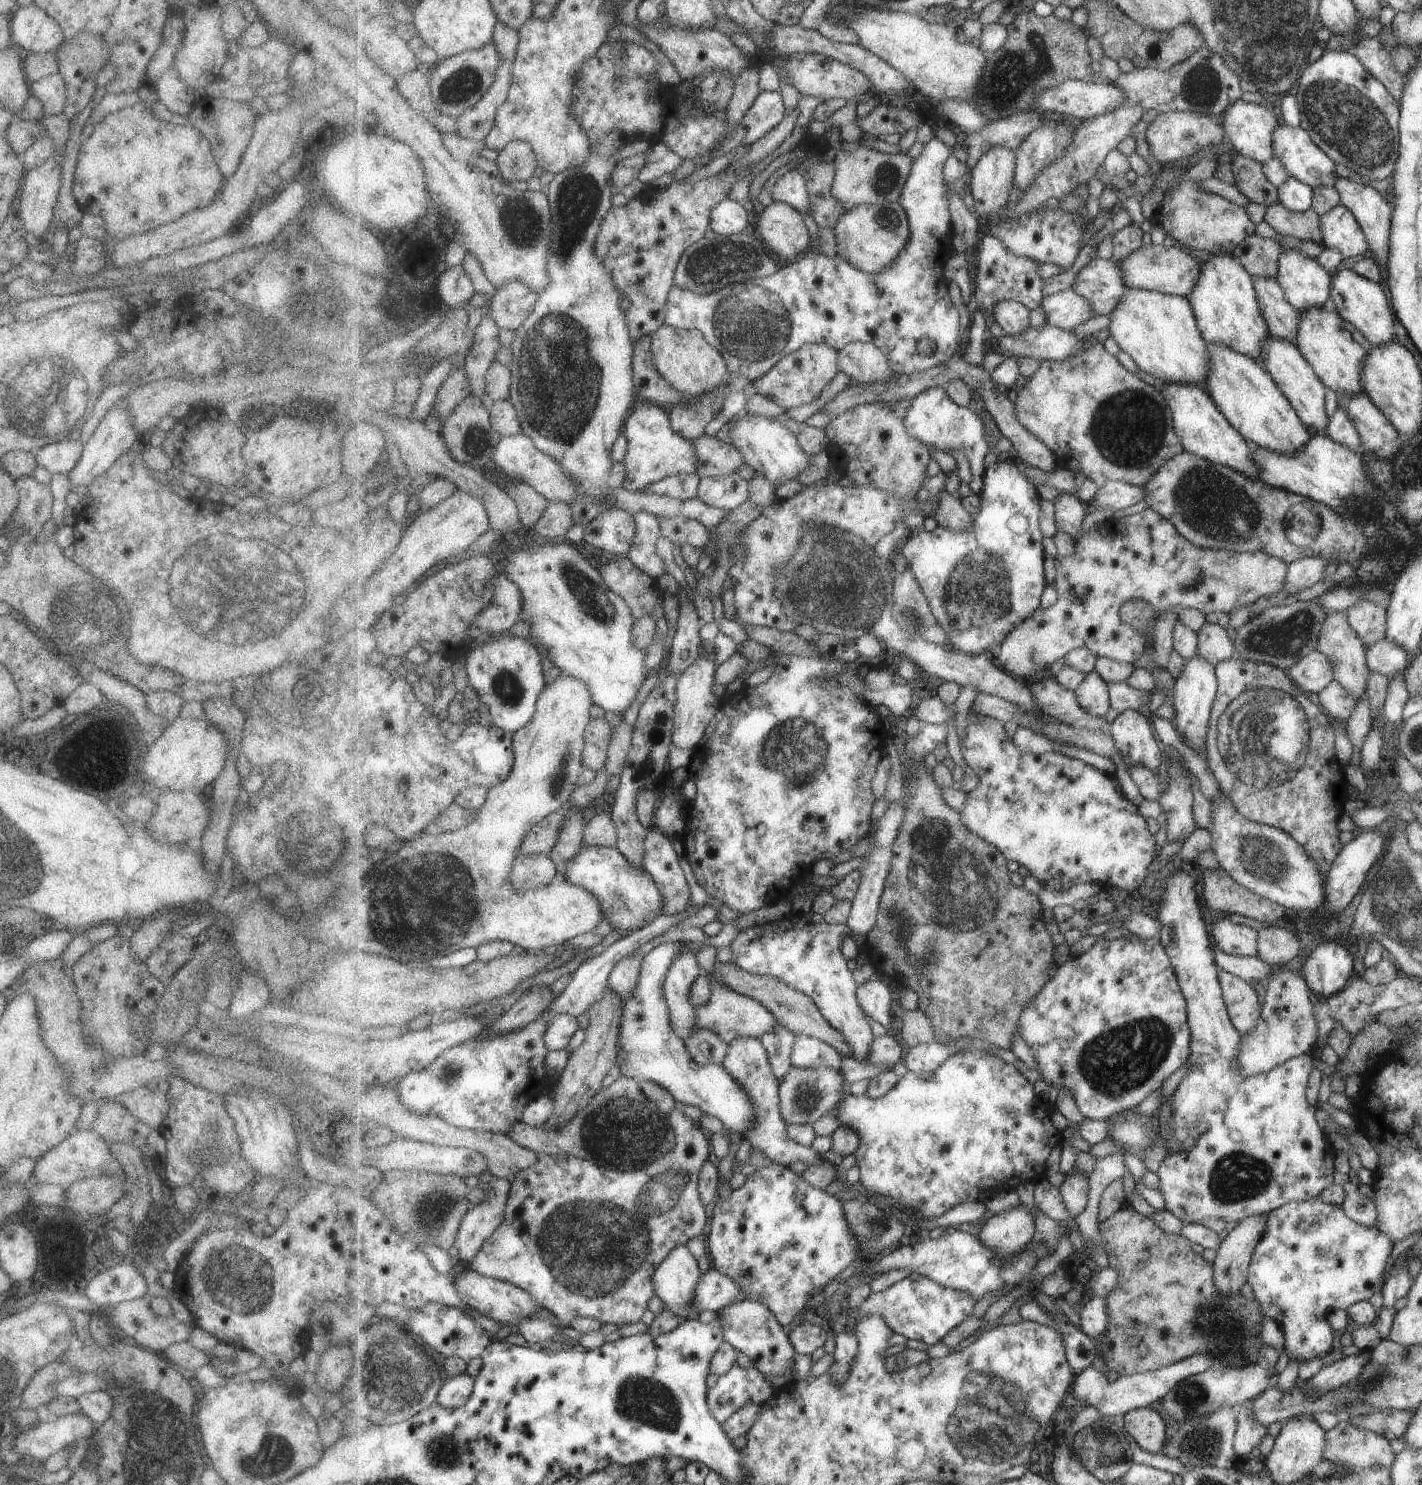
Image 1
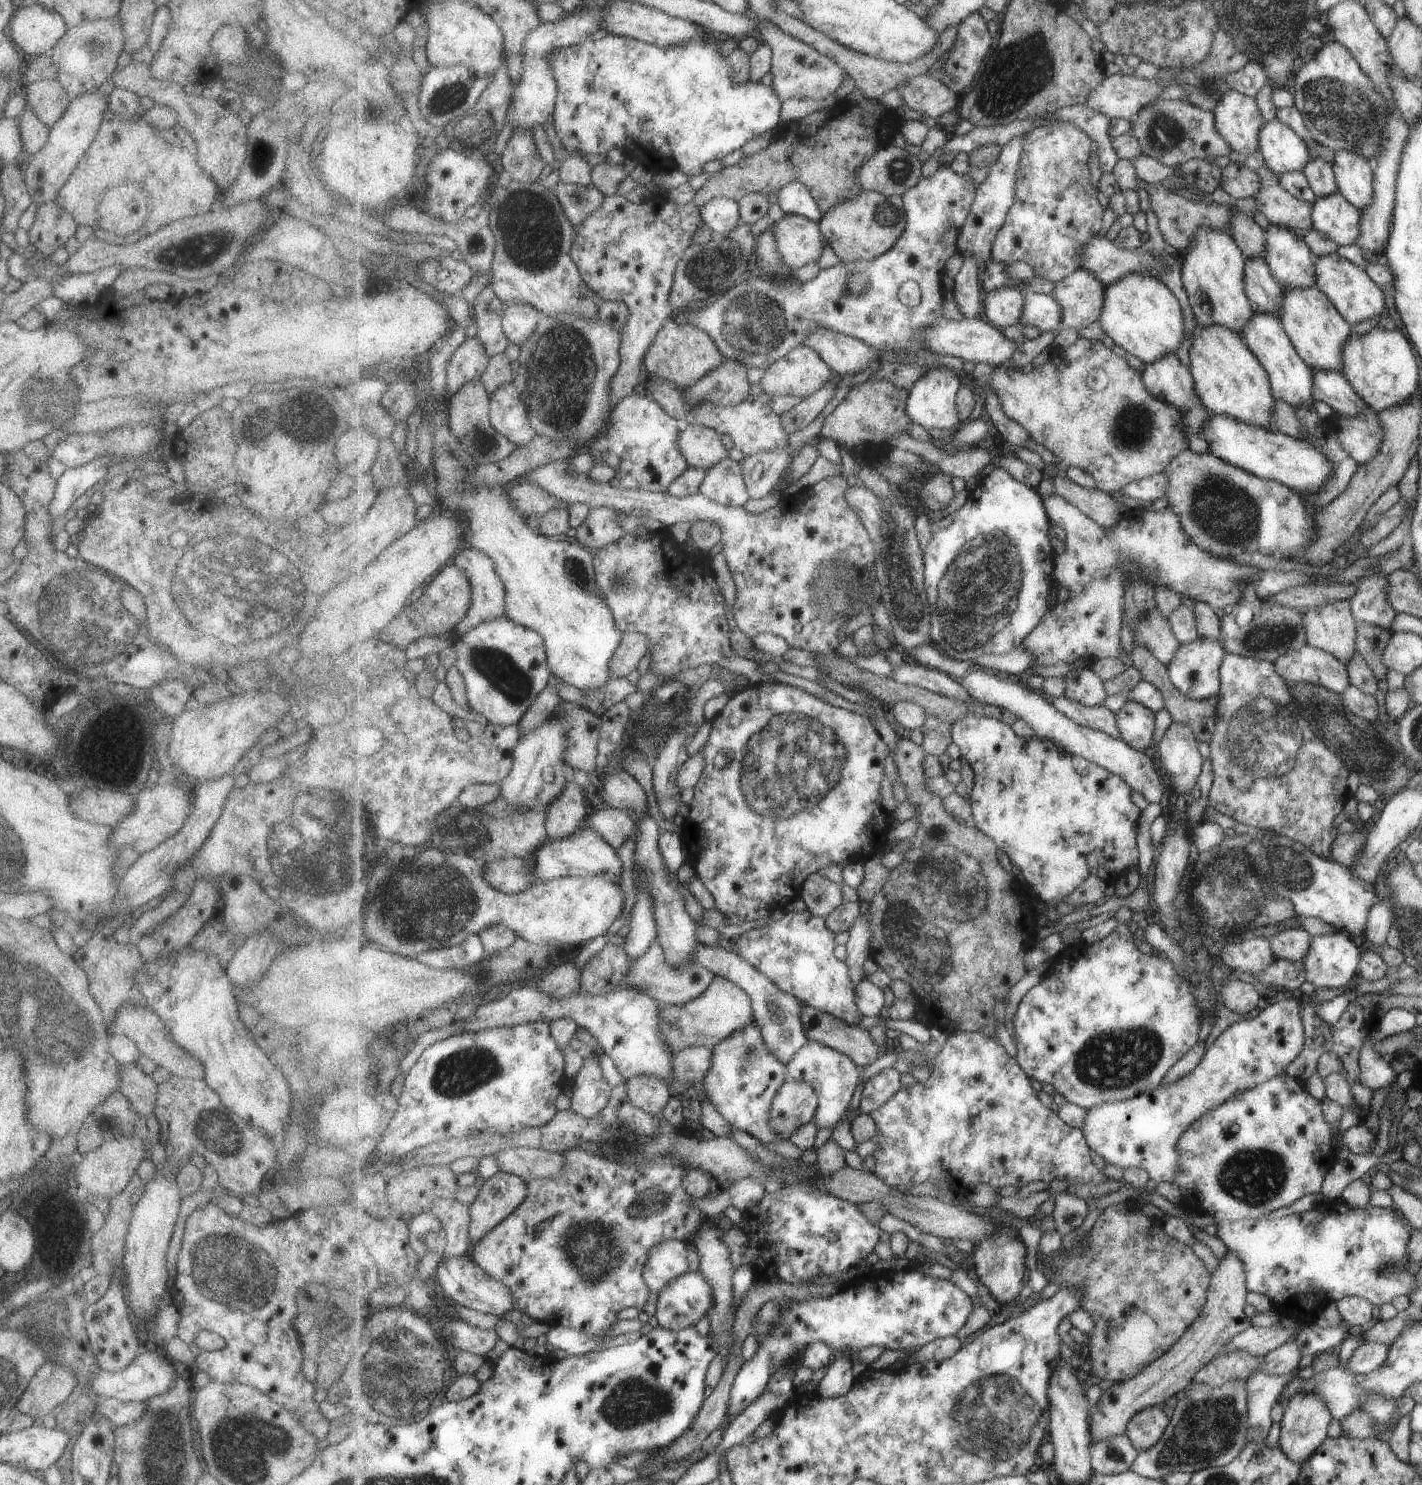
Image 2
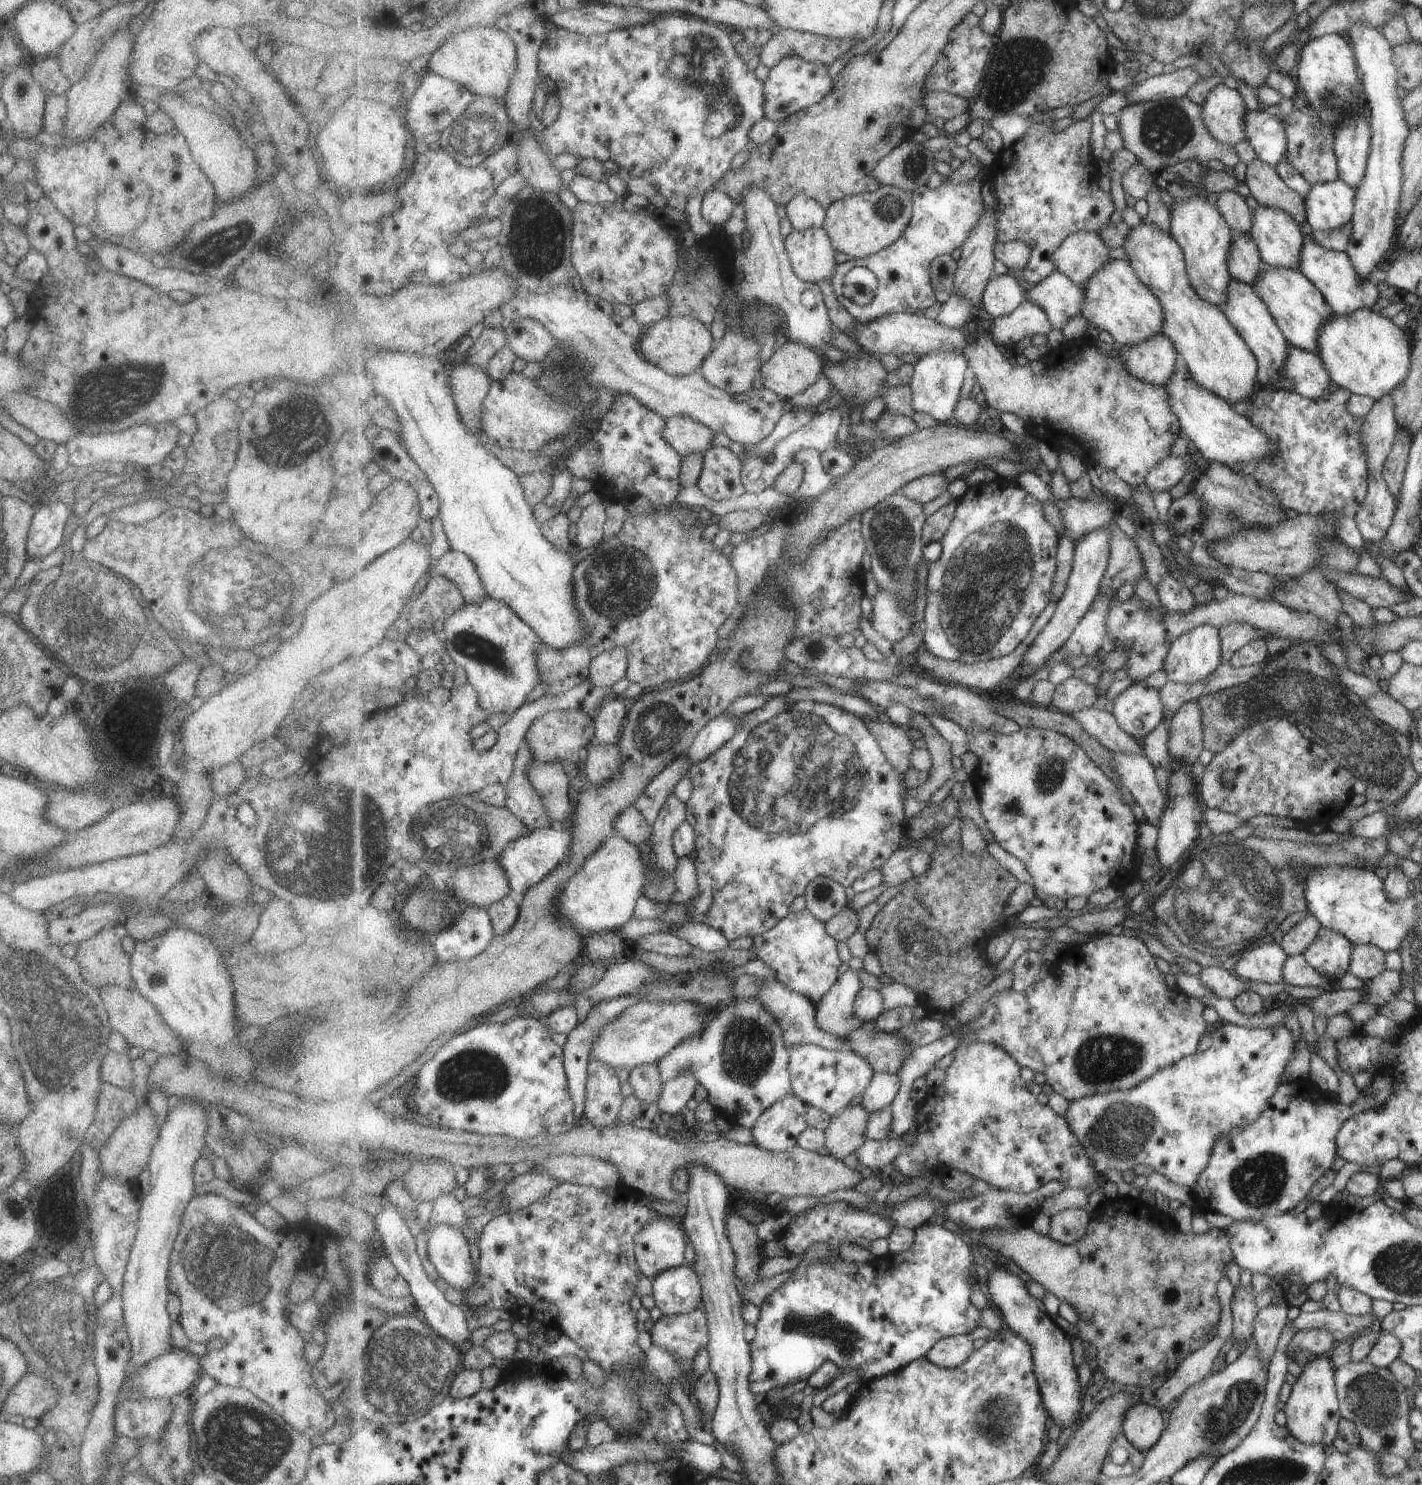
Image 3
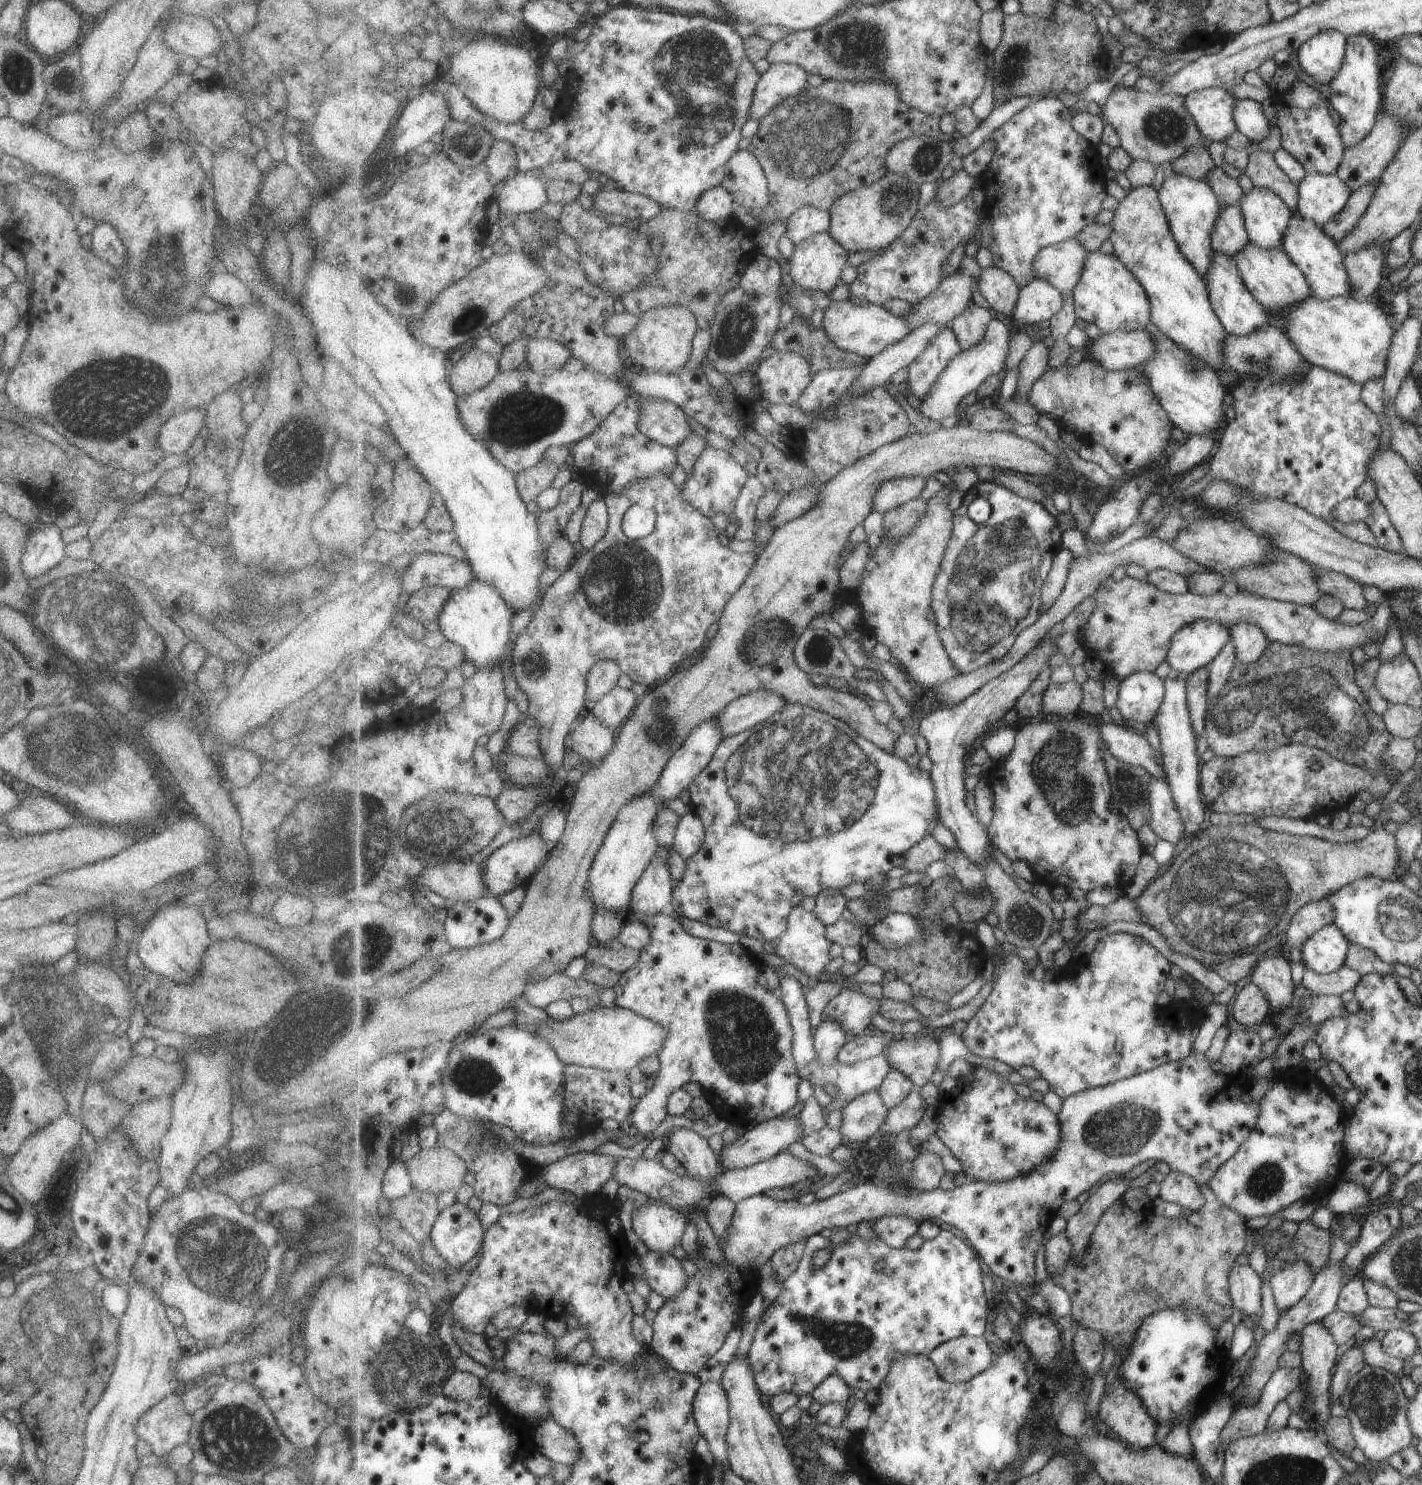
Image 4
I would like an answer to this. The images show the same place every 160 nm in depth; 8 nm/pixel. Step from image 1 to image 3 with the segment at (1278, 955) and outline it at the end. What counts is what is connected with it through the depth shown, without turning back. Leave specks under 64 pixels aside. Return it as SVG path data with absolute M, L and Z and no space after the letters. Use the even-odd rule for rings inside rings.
M1310 912L1300 922L1294 925L1286 934L1283 934L1281 947L1287 956L1303 953L1310 943L1316 938L1322 928L1319 918Z

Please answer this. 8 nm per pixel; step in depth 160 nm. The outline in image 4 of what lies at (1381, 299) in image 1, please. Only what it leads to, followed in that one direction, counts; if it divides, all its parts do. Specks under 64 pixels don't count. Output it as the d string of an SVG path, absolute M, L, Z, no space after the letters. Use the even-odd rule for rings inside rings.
M1294 213L1282 237L1280 247L1289 253L1290 260L1305 273L1314 297L1326 300L1340 295L1350 296L1351 285L1349 273L1345 267L1344 254L1338 248L1337 242L1326 234L1322 226Z

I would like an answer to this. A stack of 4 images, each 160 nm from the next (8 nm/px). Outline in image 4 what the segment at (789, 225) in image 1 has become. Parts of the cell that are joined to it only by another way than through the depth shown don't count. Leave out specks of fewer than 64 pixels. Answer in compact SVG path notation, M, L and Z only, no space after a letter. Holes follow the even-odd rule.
M831 231L823 232L797 245L794 256L790 259L792 271L790 272L794 282L804 289L815 289L829 293L836 290L836 286L842 283L842 272L849 266L851 253L834 238Z

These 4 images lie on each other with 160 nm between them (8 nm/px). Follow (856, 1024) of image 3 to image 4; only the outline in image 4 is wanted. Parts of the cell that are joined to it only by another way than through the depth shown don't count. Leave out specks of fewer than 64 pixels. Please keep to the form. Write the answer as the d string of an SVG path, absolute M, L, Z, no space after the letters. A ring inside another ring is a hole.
M828 1019L815 1034L815 1047L818 1058L826 1065L839 1061L843 1046L853 1037L838 1021Z

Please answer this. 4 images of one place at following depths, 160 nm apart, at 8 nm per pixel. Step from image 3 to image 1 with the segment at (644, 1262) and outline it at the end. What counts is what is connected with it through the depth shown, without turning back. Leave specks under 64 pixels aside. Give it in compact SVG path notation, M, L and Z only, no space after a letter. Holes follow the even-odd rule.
M687 1245L675 1248L654 1275L657 1295L685 1322L698 1314L695 1300L702 1275L700 1262Z

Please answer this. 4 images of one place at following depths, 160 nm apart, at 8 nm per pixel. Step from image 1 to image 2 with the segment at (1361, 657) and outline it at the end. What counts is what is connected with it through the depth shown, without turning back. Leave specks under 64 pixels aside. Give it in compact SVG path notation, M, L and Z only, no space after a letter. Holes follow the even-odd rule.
M1349 600L1300 610L1306 628L1307 645L1322 649L1344 666L1357 651L1357 620Z

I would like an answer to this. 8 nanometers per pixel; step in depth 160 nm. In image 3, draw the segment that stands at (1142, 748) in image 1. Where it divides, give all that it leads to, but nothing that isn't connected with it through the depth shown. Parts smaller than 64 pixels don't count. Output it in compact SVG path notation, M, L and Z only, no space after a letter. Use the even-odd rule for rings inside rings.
M1135 682L1115 701L1112 711L1127 730L1136 738L1145 737L1158 728L1165 718L1159 688L1146 686L1146 682Z

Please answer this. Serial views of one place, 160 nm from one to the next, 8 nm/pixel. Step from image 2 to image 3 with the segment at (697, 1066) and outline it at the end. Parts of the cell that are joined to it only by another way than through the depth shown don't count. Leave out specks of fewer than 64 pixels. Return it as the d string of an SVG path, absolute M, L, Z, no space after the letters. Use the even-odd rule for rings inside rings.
M680 1075L677 1079L666 1083L659 1105L665 1113L678 1114L689 1106L689 1102L696 1096L699 1080L692 1075Z

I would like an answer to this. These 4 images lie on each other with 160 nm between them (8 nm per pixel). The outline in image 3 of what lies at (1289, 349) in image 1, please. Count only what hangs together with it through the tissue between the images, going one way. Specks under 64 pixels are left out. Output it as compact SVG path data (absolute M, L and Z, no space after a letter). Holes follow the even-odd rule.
M1232 277L1229 280L1229 290L1226 302L1220 306L1229 321L1245 339L1245 343L1252 349L1257 357L1257 379L1264 386L1277 388L1277 382L1283 378L1283 366L1286 356L1289 355L1289 341L1282 334L1280 326L1274 320L1268 305L1257 295L1252 285L1243 283Z

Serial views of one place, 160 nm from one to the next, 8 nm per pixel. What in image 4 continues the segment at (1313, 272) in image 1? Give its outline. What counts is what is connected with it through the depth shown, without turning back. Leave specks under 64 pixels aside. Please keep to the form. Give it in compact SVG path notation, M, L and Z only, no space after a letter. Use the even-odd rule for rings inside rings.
M1253 187L1240 199L1239 207L1252 243L1262 248L1281 246L1294 213L1272 189Z

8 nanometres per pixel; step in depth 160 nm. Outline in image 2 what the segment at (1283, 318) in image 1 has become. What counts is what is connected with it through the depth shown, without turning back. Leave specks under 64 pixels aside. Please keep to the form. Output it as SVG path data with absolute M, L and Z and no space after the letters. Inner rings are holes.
M1252 258L1245 266L1246 293L1258 312L1280 318L1284 290L1270 273L1263 258Z

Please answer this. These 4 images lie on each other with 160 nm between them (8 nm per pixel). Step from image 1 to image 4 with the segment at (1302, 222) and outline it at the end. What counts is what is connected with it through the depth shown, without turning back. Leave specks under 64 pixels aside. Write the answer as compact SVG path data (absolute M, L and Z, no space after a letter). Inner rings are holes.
M1266 150L1249 152L1249 166L1244 174L1250 177L1254 187L1272 189L1287 205L1292 212L1296 212L1298 202L1298 184L1283 171L1276 161L1276 156Z

